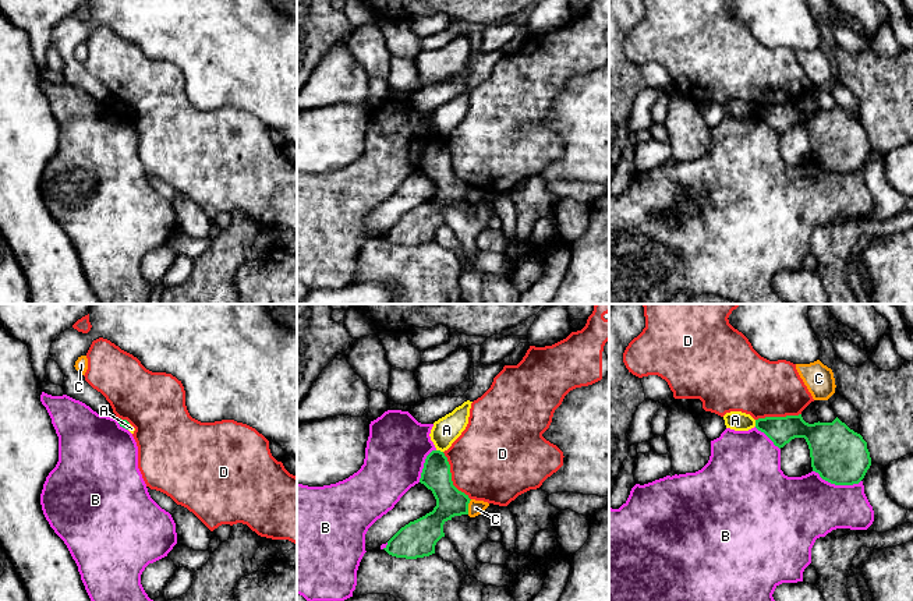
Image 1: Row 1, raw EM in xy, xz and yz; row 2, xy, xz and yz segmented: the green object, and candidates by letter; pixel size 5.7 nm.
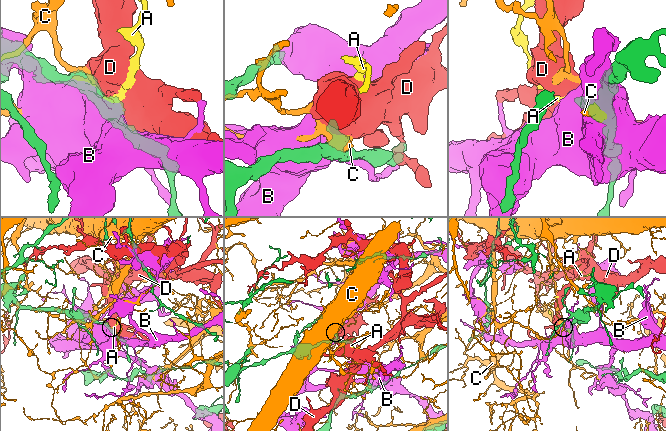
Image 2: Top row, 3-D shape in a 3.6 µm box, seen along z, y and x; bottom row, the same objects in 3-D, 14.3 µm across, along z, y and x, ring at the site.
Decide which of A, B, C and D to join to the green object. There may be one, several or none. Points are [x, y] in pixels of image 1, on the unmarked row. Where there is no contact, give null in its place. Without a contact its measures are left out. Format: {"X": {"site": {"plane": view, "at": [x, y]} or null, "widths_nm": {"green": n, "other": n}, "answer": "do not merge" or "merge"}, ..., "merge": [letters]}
{"A": {"site": {"plane": "xz", "at": [439, 138]}, "widths_nm": {"green": 170, "other": 160}, "answer": "do not merge"}, "B": {"site": {"plane": "yz", "at": [837, 172]}, "widths_nm": {"green": 320, "other": 380}, "answer": "do not merge"}, "C": {"site": {"plane": "xz", "at": [467, 194]}, "widths_nm": {"green": 170, "other": 90}, "answer": "do not merge"}, "D": {"site": {"plane": "xz", "at": [450, 165]}, "widths_nm": {"green": 170, "other": 460}, "answer": "do not merge"}, "merge": []}

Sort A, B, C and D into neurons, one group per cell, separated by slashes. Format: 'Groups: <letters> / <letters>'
Groups: A / B / C / D

